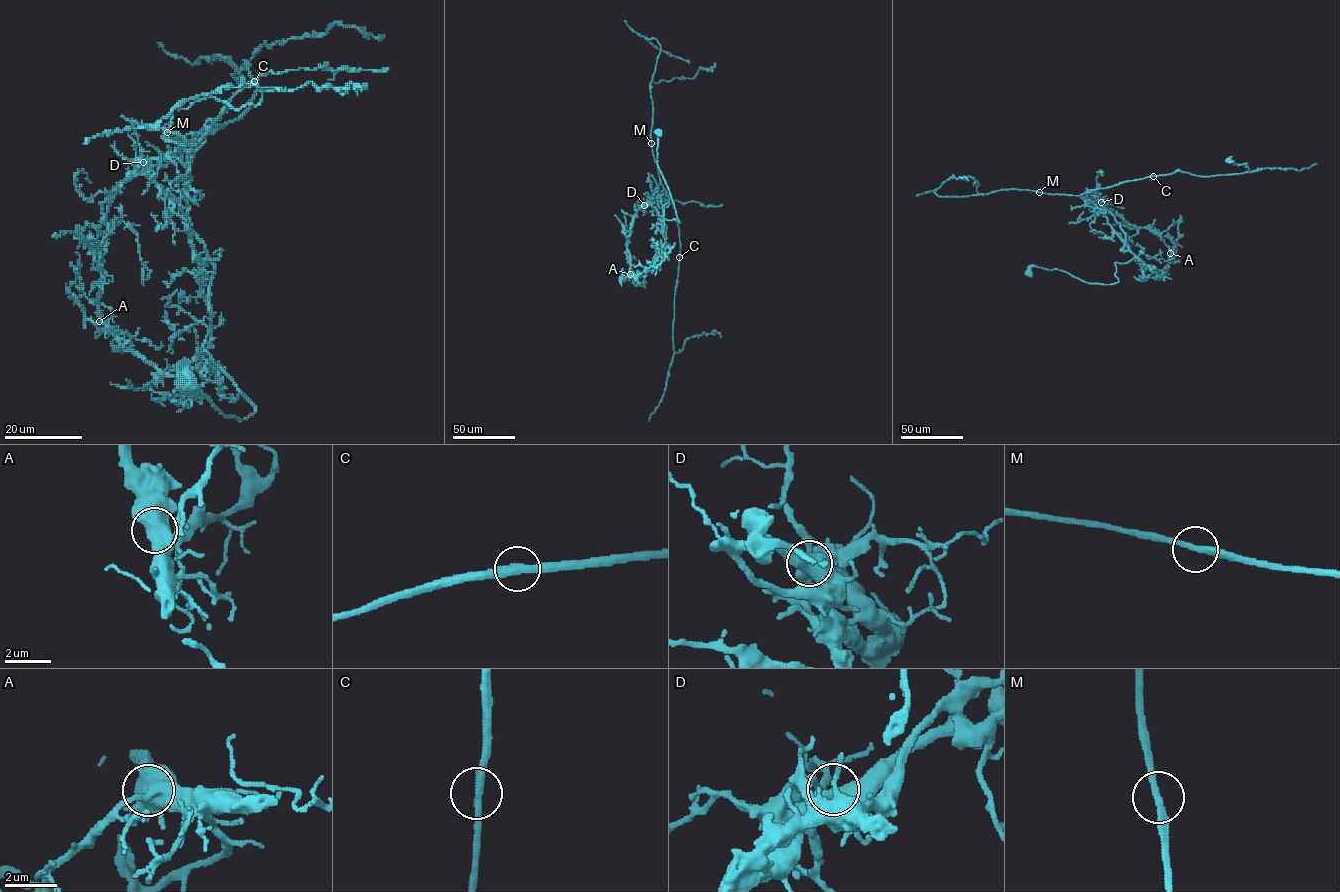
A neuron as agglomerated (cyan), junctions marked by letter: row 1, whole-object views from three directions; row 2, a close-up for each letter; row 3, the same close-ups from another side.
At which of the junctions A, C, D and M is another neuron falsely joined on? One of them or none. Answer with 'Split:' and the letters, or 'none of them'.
Split: none of them

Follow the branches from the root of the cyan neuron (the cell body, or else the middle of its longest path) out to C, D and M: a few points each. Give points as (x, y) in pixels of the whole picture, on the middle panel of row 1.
C: (657, 132), (657, 166), (679, 222), (664, 220), (665, 238), (656, 209), (664, 190), (678, 221), (679, 257)
D: (657, 132), (657, 166), (679, 222), (674, 219), (664, 220), (665, 238), (659, 214), (651, 206), (644, 205)
M: (657, 132), (657, 166), (679, 222), (674, 219), (664, 220), (665, 238), (656, 209), (660, 180), (651, 143)

